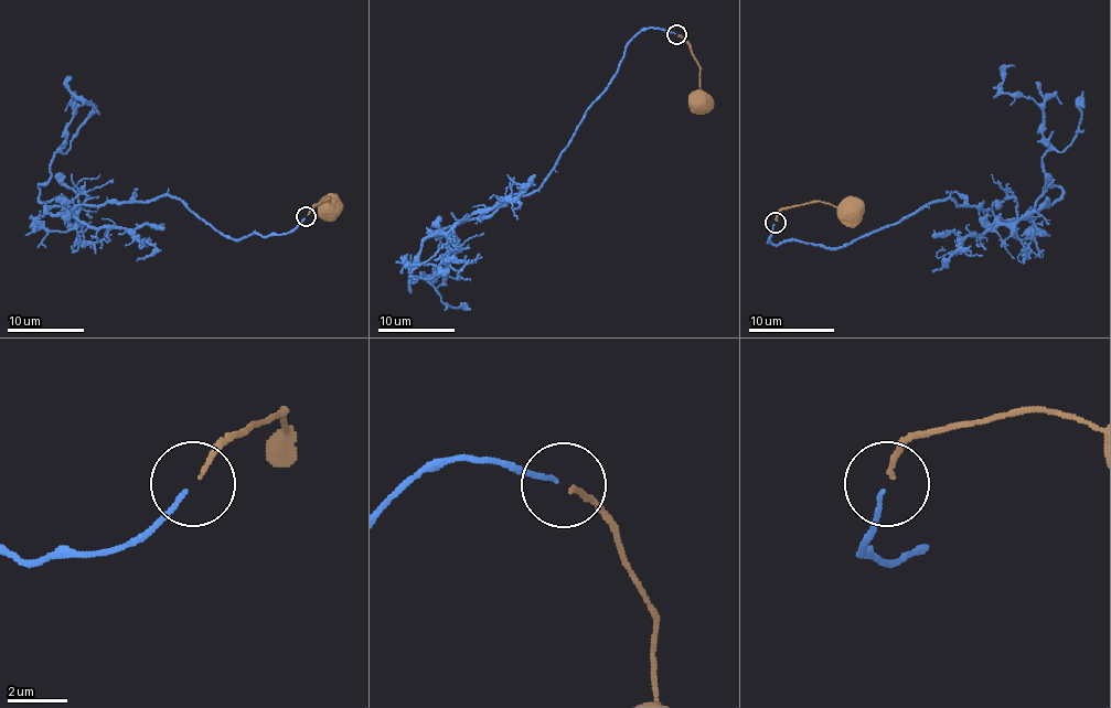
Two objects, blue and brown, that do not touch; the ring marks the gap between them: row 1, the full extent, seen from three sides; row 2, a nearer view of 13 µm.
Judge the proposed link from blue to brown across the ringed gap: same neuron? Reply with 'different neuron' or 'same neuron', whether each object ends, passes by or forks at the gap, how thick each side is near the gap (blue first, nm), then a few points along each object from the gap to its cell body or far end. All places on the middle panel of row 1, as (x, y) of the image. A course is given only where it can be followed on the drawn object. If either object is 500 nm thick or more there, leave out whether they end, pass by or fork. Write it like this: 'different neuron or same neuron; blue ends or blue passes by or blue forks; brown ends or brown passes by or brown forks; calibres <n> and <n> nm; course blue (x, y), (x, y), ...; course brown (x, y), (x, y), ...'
same neuron; blue ends; brown ends; calibres 130 and 140 nm; course blue (674, 34), (644, 28), (548, 176), (449, 225), (448, 270), (427, 278), (457, 238), (438, 247); course brown (679, 34), (700, 68), (700, 87), (707, 97), (705, 105), (702, 105)

